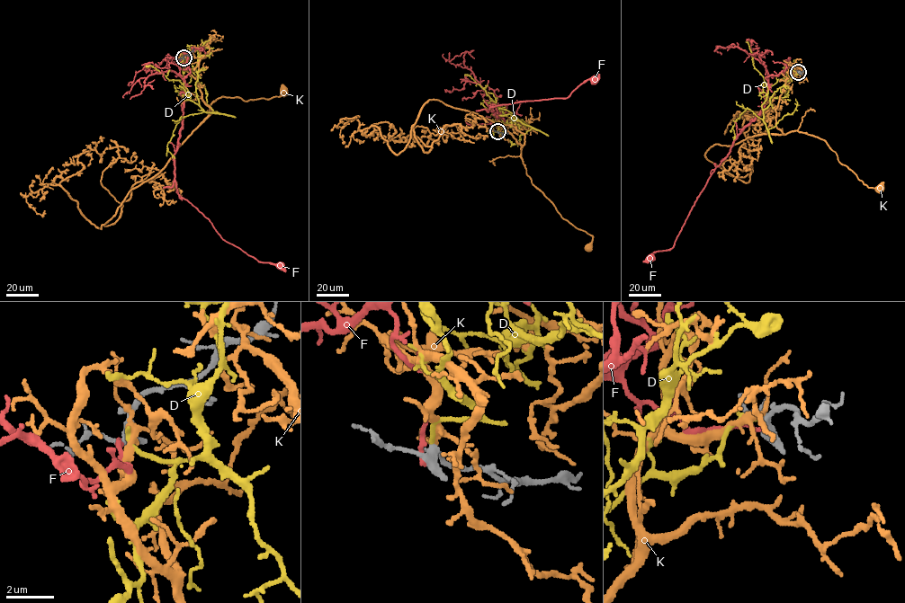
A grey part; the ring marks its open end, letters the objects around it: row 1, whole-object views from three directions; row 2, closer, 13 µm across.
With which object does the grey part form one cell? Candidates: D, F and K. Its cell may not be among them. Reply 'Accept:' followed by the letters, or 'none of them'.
Accept: D

